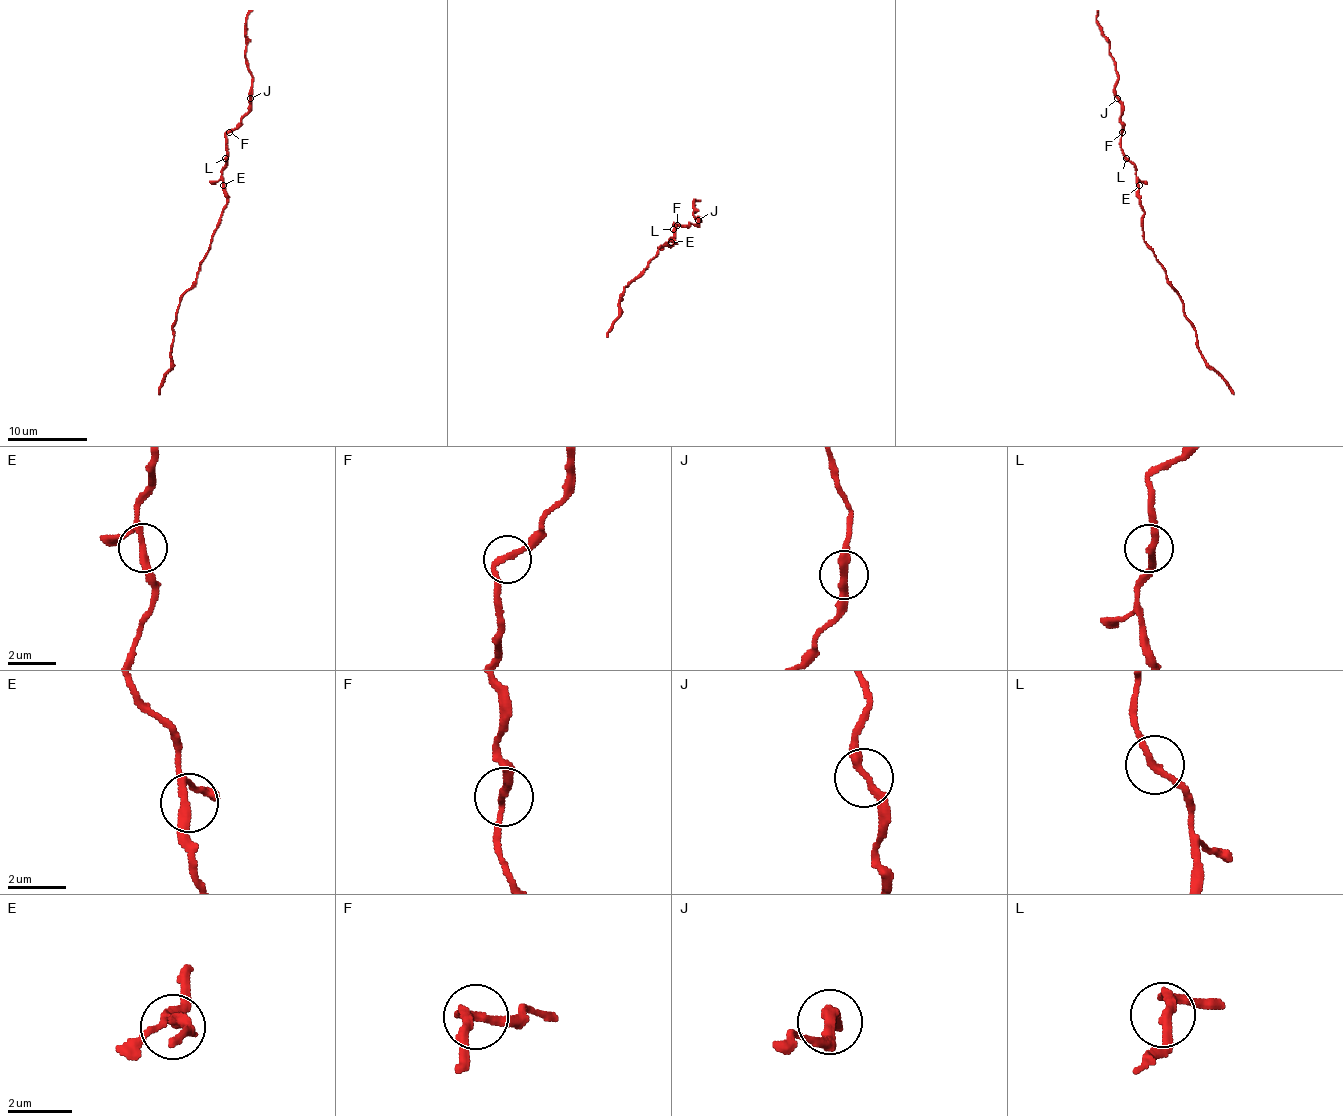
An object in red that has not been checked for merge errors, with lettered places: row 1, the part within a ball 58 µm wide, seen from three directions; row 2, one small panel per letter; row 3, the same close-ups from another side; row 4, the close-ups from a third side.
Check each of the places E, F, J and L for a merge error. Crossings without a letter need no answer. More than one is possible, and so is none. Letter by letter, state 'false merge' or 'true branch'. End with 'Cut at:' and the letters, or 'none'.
E: true branch
F: true branch
J: true branch
L: true branch
Cut at: none

